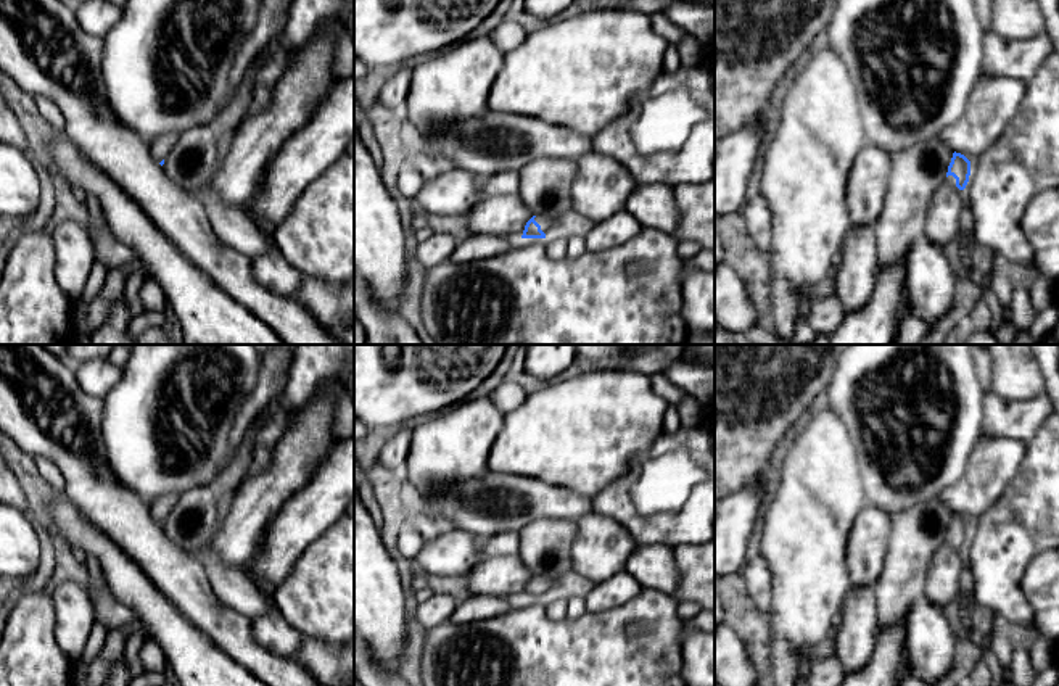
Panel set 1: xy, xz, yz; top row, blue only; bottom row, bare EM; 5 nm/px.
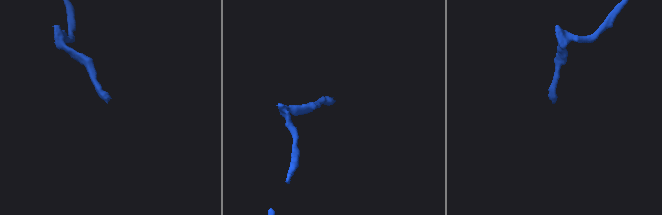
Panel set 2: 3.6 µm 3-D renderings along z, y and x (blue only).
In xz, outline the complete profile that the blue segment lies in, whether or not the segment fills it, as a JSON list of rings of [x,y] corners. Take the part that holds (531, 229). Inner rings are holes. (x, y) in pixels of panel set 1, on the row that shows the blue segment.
[[[533,216],[526,222],[521,238],[546,238],[552,235],[554,232],[558,232],[565,225],[567,224],[560,224],[546,216]]]

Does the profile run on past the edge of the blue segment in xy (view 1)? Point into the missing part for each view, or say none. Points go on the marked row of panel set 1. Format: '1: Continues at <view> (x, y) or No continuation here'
1: No continuation here

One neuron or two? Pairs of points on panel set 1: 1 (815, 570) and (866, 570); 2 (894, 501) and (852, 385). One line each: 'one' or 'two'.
1: two
2: one

